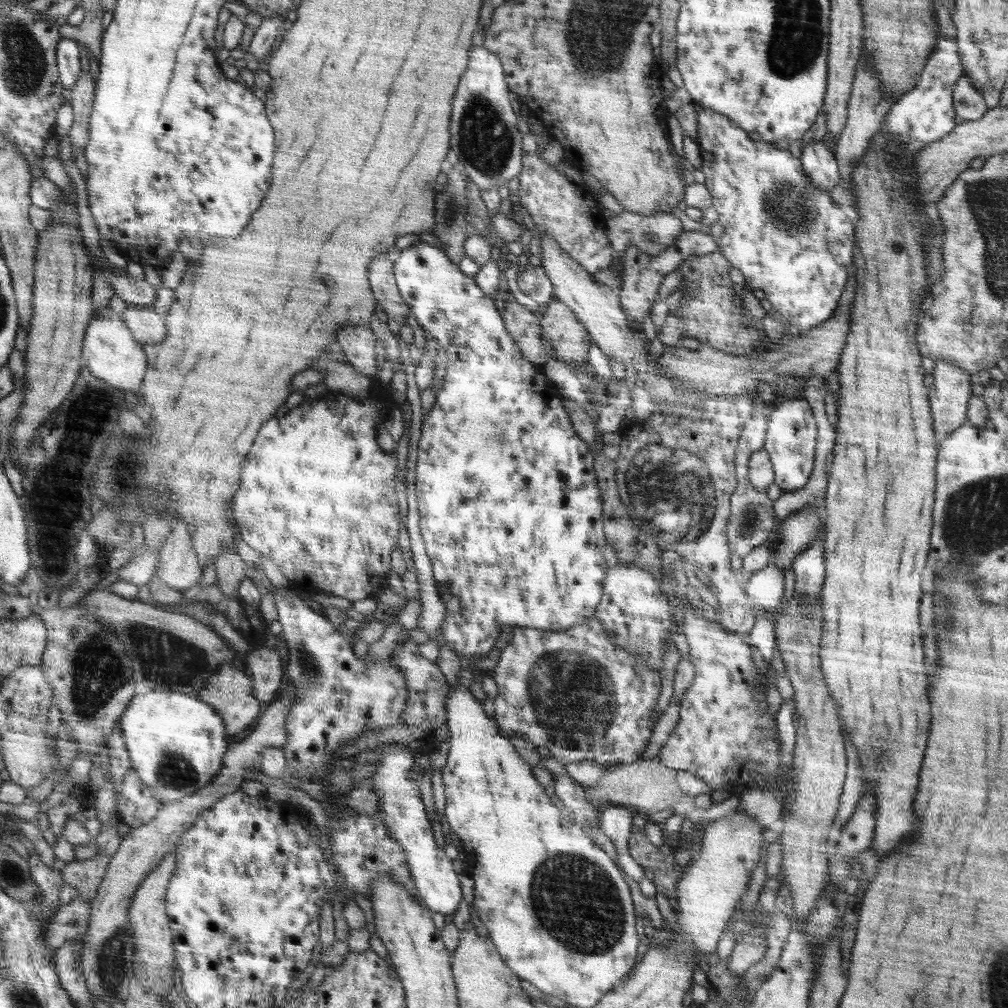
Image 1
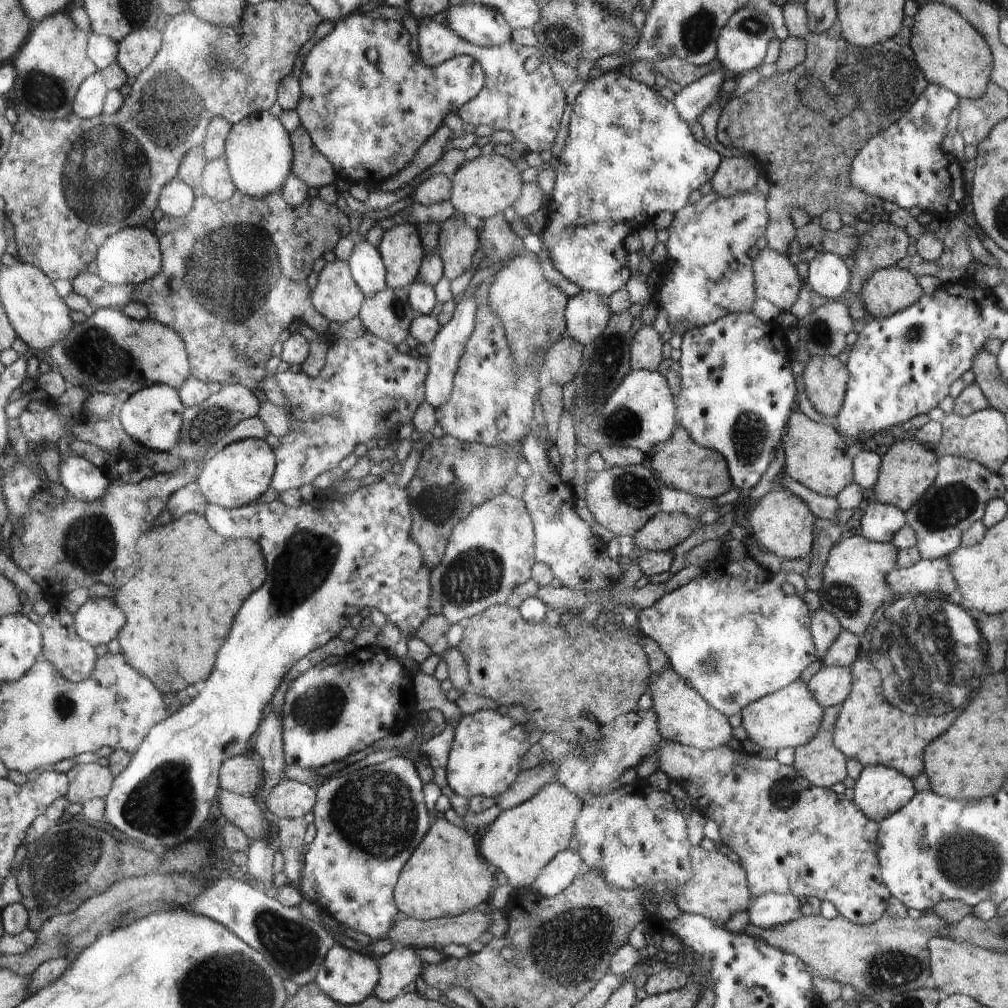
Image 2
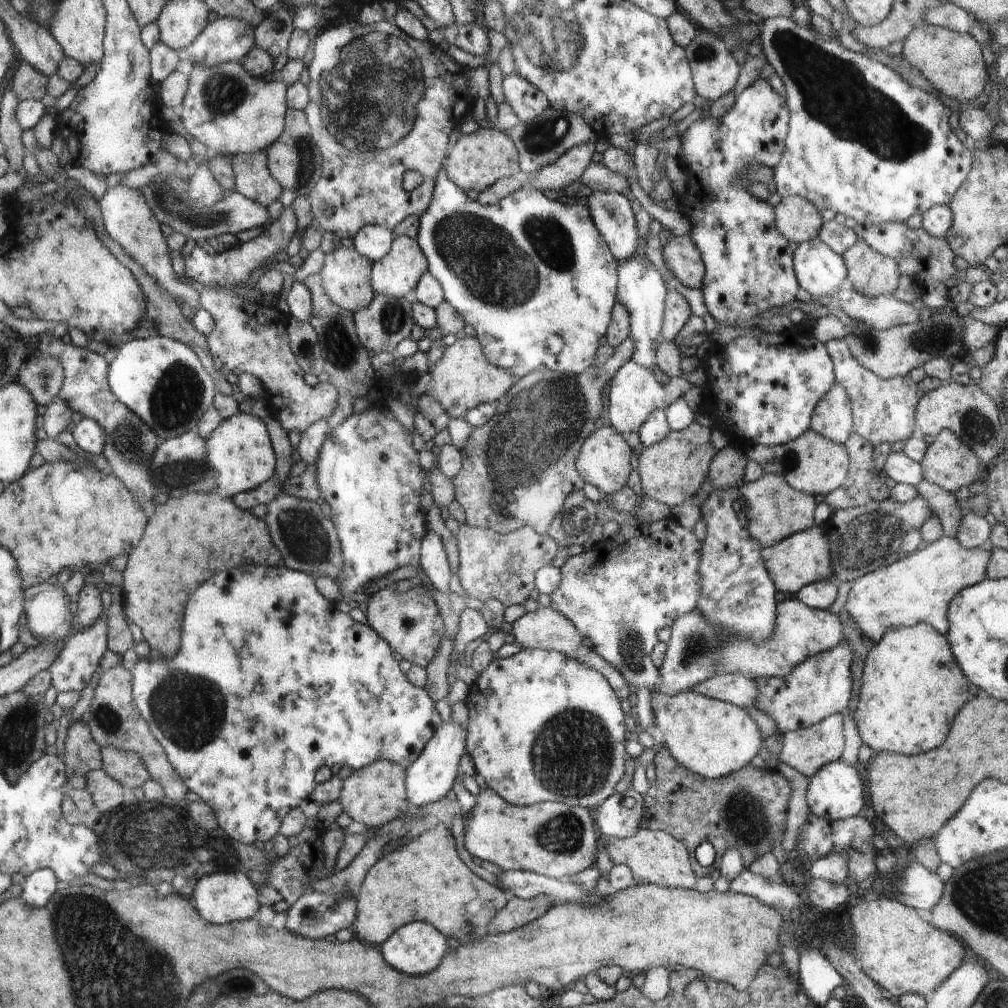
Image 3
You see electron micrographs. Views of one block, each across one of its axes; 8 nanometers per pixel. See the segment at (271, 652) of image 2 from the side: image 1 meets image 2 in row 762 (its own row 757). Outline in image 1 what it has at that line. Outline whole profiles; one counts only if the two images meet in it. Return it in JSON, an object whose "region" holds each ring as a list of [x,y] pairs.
{"region":[[[175,690],[136,693],[121,719],[133,768],[166,803],[197,794],[213,783],[225,767],[226,756],[233,746],[228,744],[222,713],[200,698],[198,694],[192,696]]]}

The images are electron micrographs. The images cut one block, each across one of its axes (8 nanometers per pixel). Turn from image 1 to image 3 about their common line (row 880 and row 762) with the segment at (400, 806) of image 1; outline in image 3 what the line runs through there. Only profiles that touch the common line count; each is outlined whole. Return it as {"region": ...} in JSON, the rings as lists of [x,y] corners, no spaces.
{"region":[[[452,720],[442,723],[440,730],[436,732],[432,739],[429,740],[428,746],[408,769],[405,787],[409,790],[409,799],[412,805],[423,807],[432,802],[438,802],[444,799],[444,796],[450,792],[456,774],[458,774],[458,762],[464,756],[467,746],[466,730],[461,724]]]}

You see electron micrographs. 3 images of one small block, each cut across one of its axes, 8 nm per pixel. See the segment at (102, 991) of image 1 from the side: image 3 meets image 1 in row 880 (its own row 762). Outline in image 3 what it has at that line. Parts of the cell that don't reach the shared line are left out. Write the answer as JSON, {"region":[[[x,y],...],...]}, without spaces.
{"region":[[[116,747],[102,748],[103,768],[126,788],[144,788],[151,779],[145,760],[136,751]]]}

